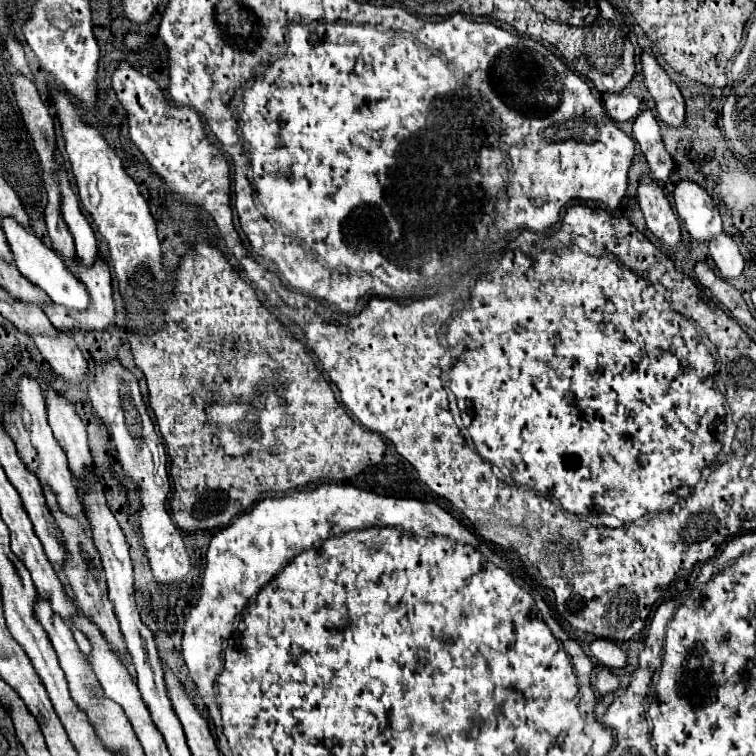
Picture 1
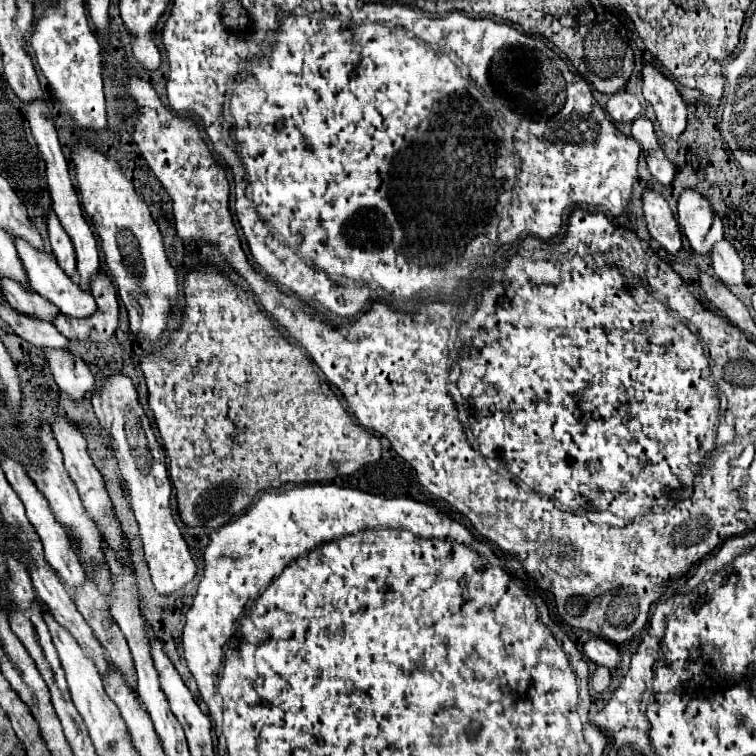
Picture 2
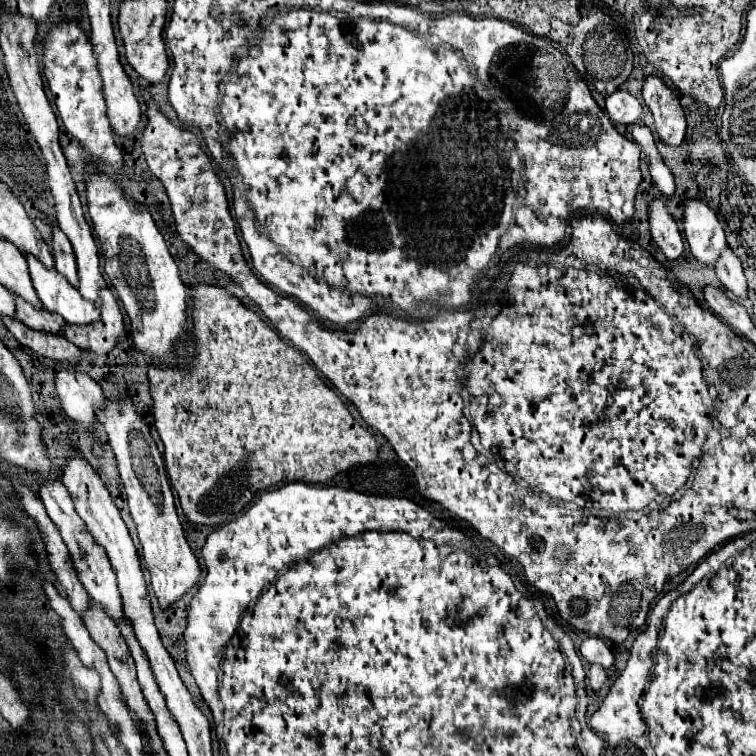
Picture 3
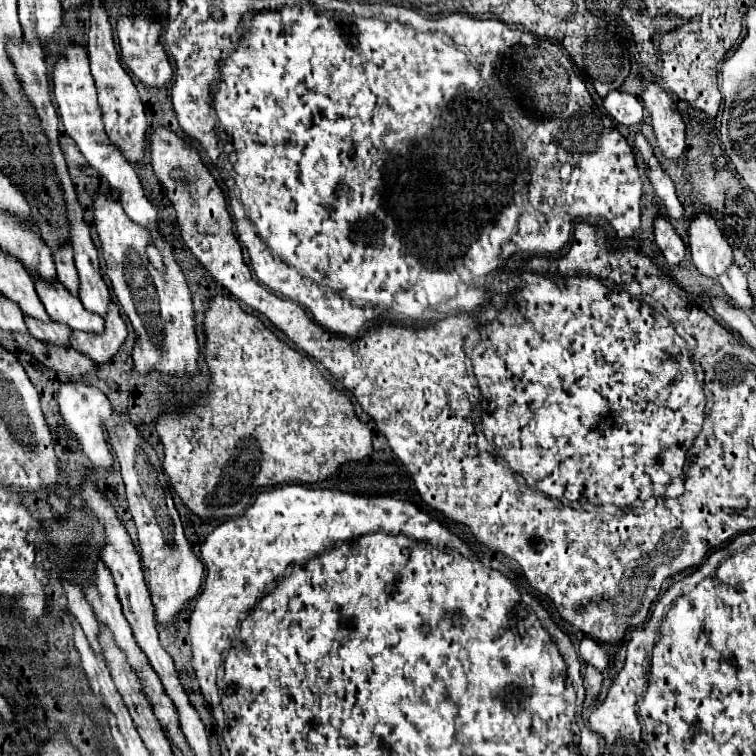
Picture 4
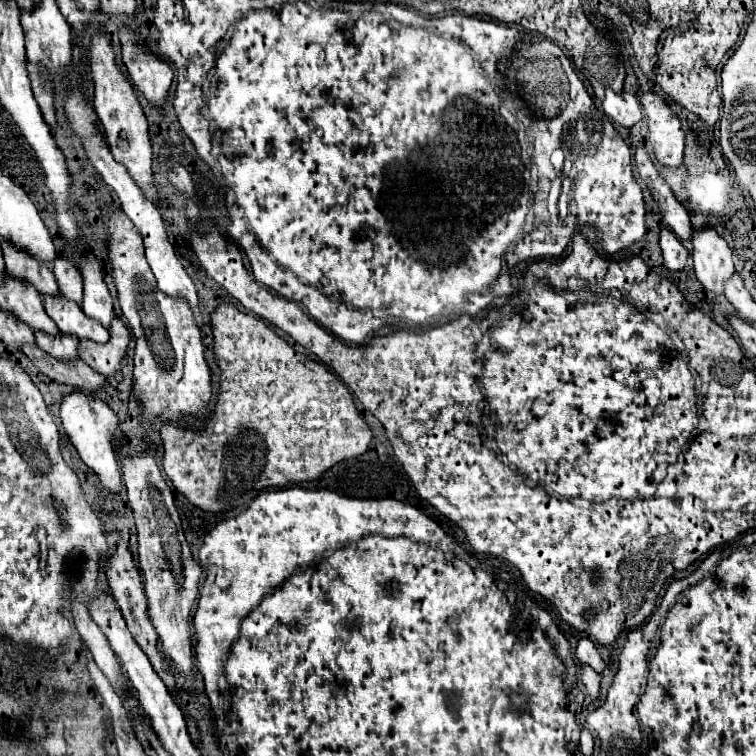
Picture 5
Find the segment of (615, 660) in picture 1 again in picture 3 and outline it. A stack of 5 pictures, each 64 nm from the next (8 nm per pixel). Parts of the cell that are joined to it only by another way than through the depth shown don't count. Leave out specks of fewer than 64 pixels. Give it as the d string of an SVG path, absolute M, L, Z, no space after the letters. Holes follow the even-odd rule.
M588 636L582 642L580 654L584 656L586 662L600 664L602 668L610 668L614 664L614 652L612 652L612 648L602 638L596 638L596 636Z

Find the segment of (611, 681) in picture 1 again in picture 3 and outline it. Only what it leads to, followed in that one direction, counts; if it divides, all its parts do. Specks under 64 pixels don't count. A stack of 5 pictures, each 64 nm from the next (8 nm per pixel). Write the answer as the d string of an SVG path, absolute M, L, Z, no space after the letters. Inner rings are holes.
M592 666L590 668L590 688L594 690L594 692L598 692L602 686L604 686L604 682L606 682L606 670L602 668L602 666Z

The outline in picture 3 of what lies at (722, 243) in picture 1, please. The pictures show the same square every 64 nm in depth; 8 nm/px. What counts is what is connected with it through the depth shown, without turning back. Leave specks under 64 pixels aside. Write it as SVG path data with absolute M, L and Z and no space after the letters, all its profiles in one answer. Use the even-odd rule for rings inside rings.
M724 248L720 252L720 260L716 260L716 276L720 278L720 282L724 284L724 288L730 294L734 294L736 298L742 298L742 300L748 298L746 276L744 276L744 270L742 270L742 264L730 248Z

